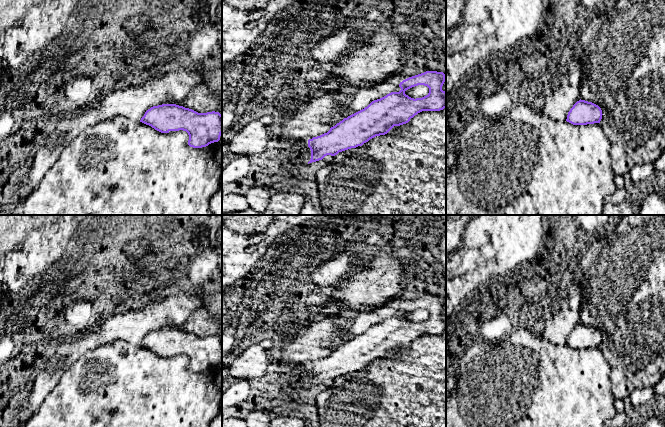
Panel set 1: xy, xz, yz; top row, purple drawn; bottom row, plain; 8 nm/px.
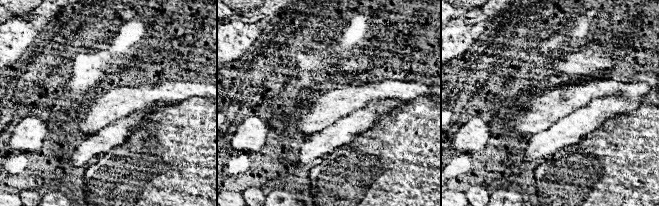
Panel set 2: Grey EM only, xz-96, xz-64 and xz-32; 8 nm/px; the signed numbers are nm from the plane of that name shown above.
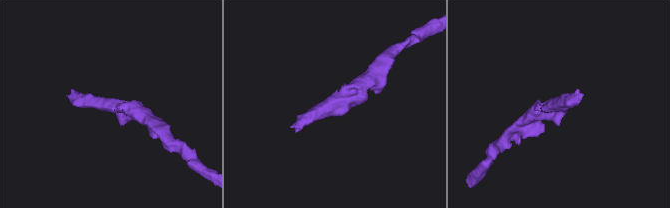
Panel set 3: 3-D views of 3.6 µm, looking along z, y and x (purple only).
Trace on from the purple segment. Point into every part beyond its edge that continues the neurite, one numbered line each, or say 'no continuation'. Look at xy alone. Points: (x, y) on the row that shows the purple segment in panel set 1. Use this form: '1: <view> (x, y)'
no continuation

